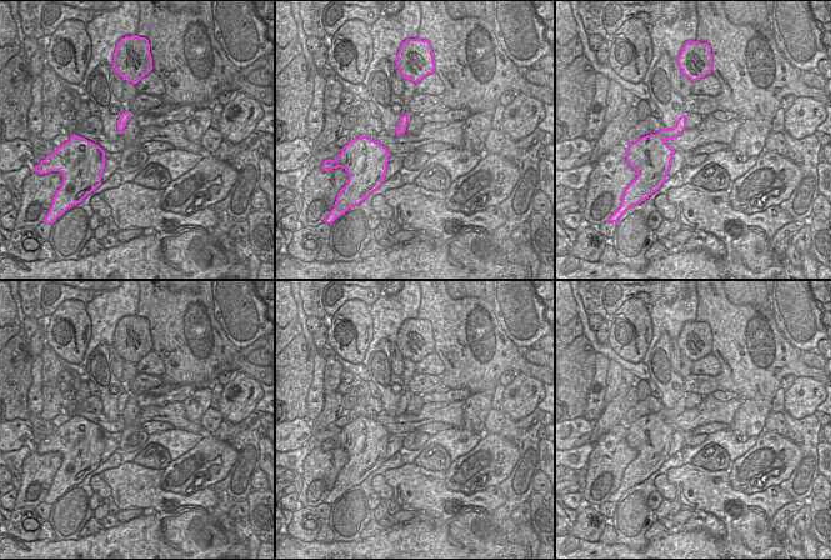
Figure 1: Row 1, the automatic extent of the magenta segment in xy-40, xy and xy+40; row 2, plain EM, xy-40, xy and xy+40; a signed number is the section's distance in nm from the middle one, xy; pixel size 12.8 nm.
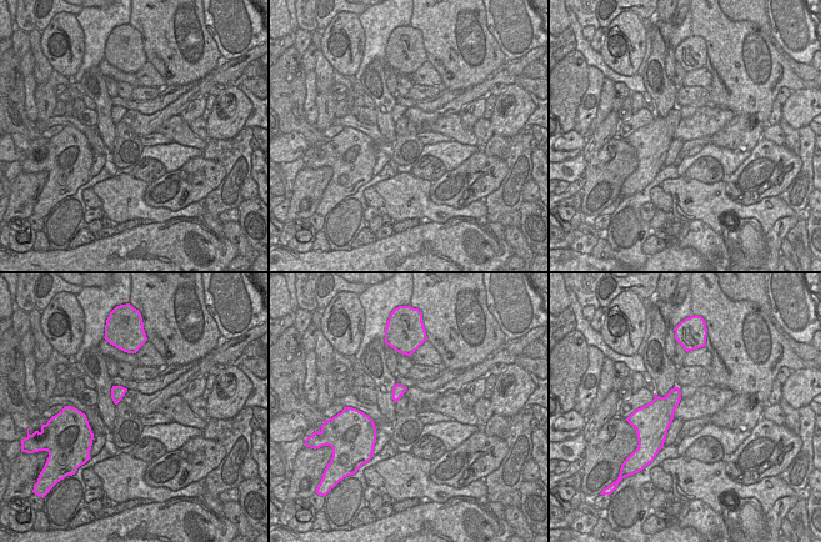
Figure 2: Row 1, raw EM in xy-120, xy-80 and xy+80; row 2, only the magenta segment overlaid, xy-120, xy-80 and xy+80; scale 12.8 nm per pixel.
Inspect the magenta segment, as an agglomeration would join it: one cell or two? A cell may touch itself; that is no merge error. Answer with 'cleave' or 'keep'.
keep

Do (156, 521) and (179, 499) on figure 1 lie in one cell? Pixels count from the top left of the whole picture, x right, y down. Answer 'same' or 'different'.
different

